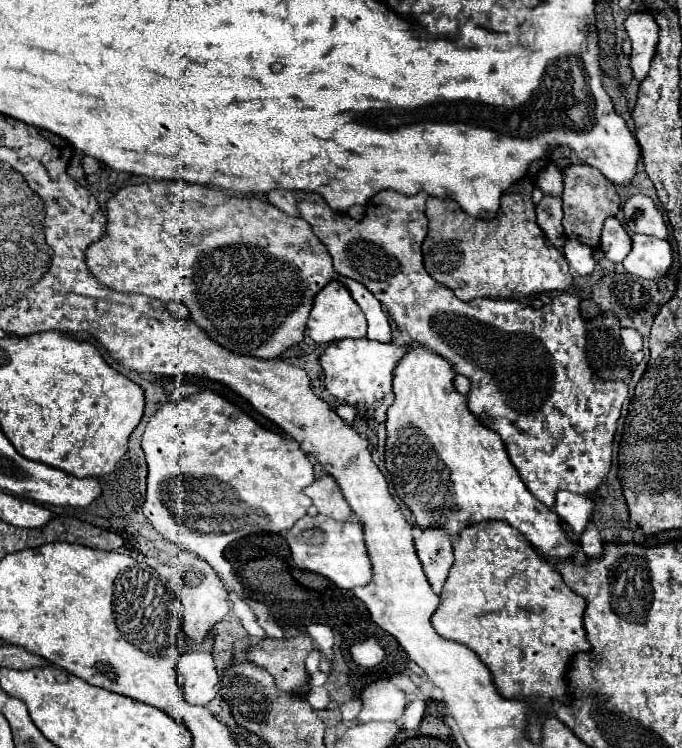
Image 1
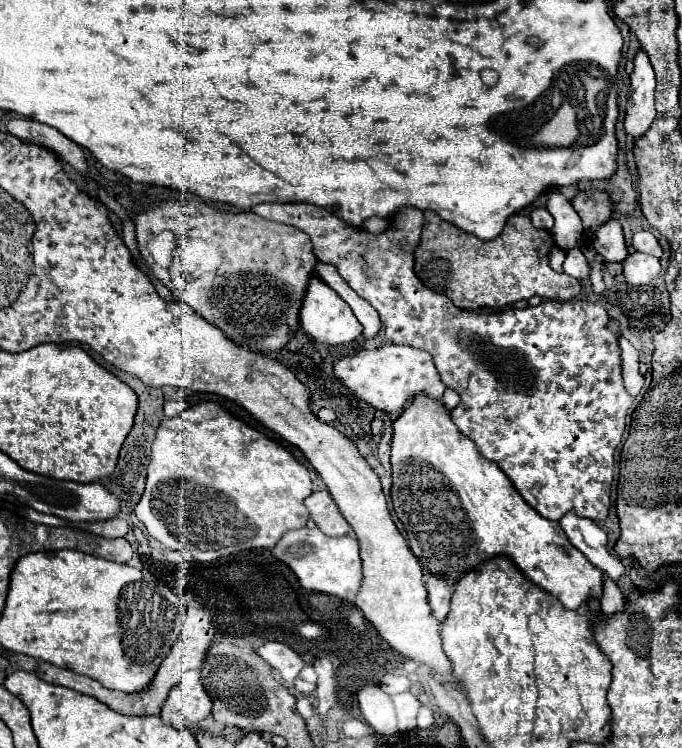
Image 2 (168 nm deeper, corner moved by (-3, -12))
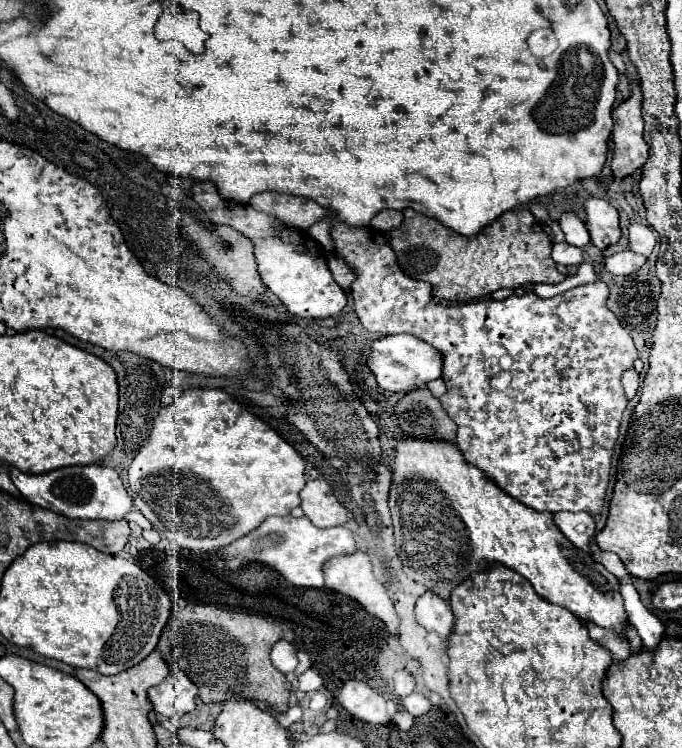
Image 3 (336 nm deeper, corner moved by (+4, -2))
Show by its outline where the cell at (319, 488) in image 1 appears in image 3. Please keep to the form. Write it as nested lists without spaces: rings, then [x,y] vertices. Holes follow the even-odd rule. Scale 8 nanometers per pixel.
[[[324,478],[310,480],[302,488],[300,498],[302,509],[298,506],[293,509],[292,514],[296,517],[306,514],[318,528],[342,526],[348,520],[348,510],[336,500],[330,484]]]

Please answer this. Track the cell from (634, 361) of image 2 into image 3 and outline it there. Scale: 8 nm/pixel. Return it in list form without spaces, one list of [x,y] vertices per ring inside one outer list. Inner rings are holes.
[[[634,368],[626,370],[626,374],[622,374],[622,384],[624,384],[624,390],[626,390],[628,400],[634,398],[634,394],[638,390],[638,372]]]

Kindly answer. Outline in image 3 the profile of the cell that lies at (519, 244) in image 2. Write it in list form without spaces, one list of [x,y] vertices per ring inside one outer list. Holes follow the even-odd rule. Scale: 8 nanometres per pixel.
[[[406,208],[402,226],[388,232],[388,242],[396,252],[400,268],[410,278],[430,282],[434,296],[450,302],[468,302],[500,288],[518,288],[538,282],[558,284],[566,278],[556,270],[556,262],[550,256],[550,236],[528,208],[504,212],[476,236],[462,236],[446,228],[440,220]]]

